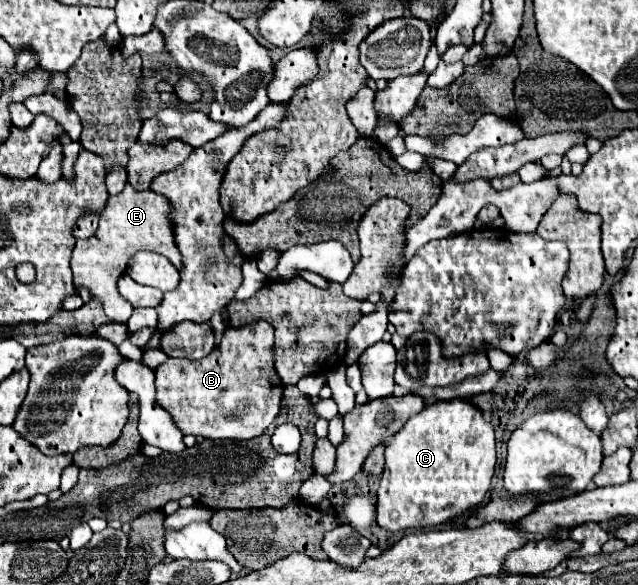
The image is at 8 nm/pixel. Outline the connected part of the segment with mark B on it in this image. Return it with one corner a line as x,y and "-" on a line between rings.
266,321
226,327
218,347
200,361
168,359
156,371
156,405
166,409
182,435
254,439
280,413
284,385
274,369
274,329

